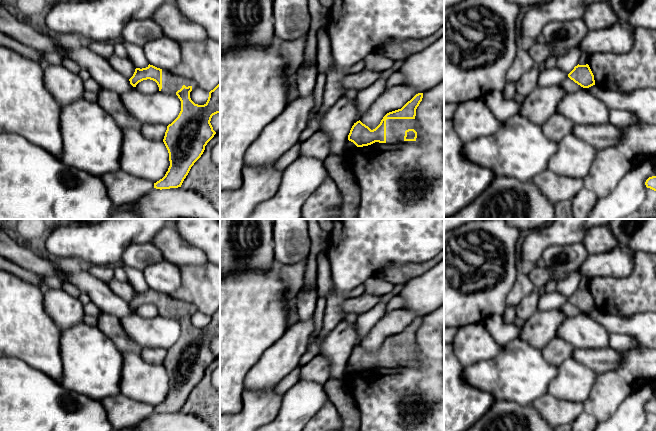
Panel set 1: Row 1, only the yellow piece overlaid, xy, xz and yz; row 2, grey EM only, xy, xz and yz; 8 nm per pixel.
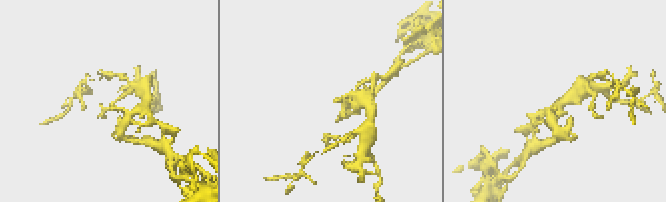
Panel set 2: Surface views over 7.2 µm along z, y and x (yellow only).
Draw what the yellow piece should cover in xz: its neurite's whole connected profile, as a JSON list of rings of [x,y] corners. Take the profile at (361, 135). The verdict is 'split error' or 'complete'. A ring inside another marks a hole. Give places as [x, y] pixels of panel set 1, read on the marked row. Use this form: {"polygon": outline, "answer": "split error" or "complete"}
{"polygon": [[[423,93],[416,94],[401,109],[387,113],[380,124],[373,130],[360,120],[354,123],[348,140],[357,147],[379,143],[397,143],[416,141],[418,122],[415,119],[416,109],[422,101]]], "answer": "split error"}

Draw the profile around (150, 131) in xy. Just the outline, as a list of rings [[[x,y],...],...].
[[[143,124],[139,131],[147,139],[163,141],[166,130],[161,124]]]

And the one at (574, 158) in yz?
[[[569,133],[559,142],[558,150],[549,160],[547,170],[563,176],[584,179],[591,170],[598,150],[578,136]]]

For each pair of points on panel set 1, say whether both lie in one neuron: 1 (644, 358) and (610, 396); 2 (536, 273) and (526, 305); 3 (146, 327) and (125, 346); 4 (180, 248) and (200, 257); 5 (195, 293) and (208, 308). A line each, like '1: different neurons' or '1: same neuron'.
1: same neuron
2: same neuron
3: different neurons
4: same neuron
5: same neuron

